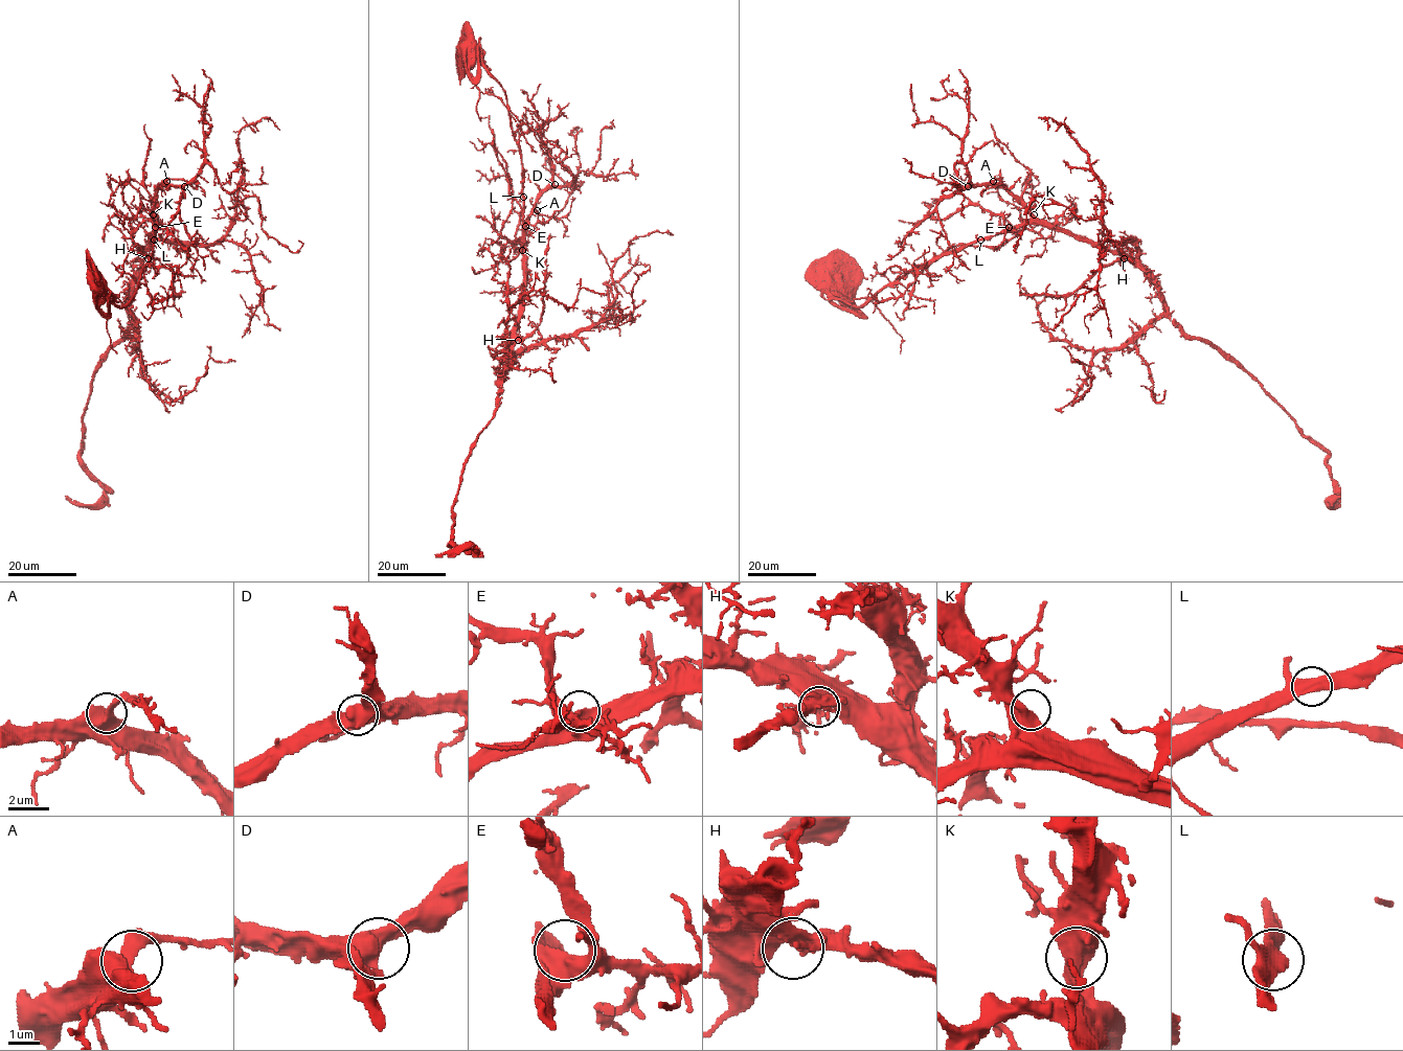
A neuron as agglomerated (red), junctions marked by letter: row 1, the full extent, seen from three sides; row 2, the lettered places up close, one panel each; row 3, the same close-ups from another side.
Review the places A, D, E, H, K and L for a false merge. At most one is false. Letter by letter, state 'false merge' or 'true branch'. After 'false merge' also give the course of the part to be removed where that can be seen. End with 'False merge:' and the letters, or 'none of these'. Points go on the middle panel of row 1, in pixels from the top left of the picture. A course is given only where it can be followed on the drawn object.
A: true branch
D: true branch
E: true branch
H: true branch
K: true branch
L: true branch
False merge: none of these

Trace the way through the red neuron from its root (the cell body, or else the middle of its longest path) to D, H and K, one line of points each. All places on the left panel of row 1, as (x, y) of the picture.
D: (97, 287), (119, 305), (135, 295), (140, 274), (151, 259), (155, 193), (163, 185), (184, 186)
H: (97, 287), (119, 305), (135, 295), (140, 274), (151, 259), (155, 224), (145, 252), (148, 258)
K: (97, 287), (119, 305), (135, 295), (140, 274), (151, 259), (153, 214)

